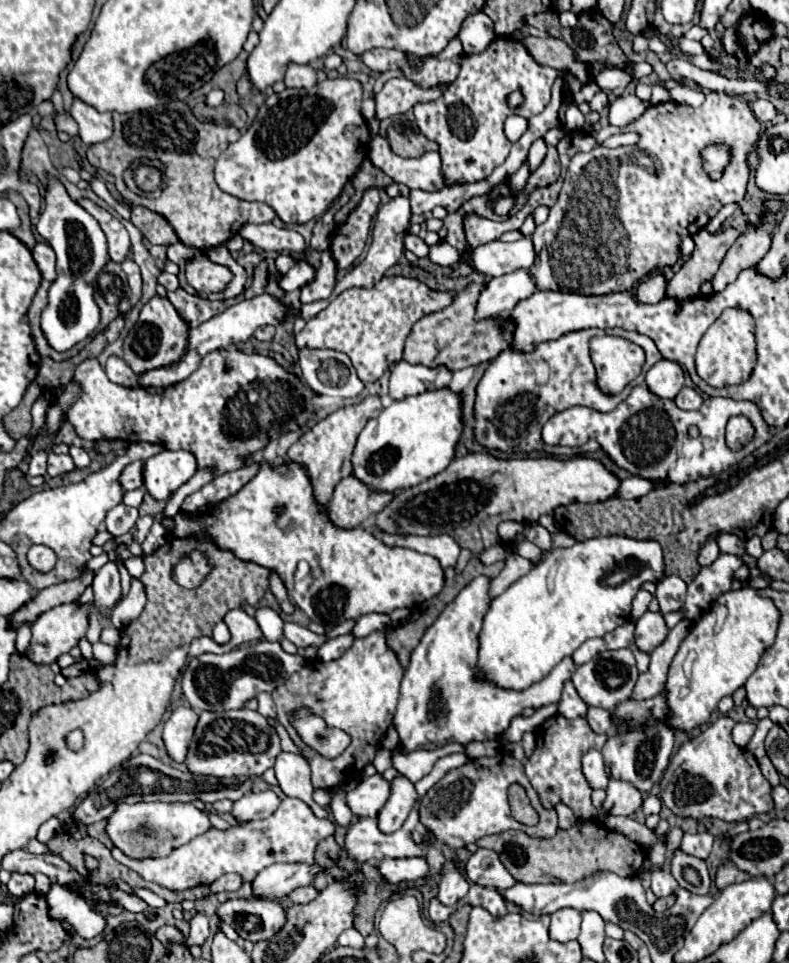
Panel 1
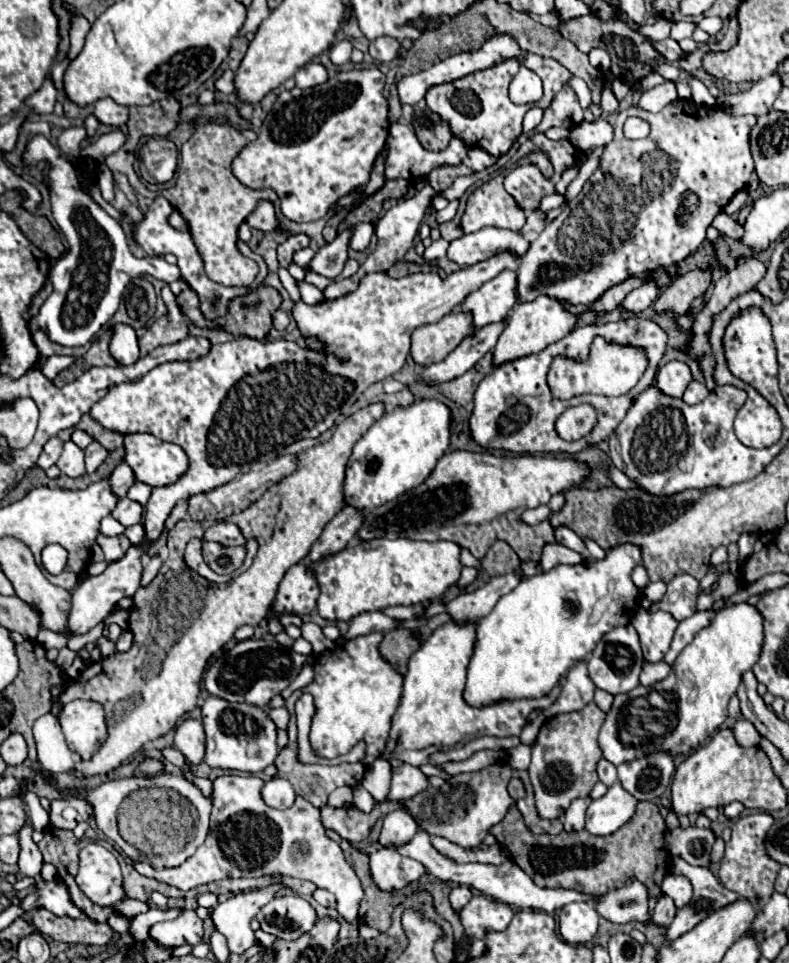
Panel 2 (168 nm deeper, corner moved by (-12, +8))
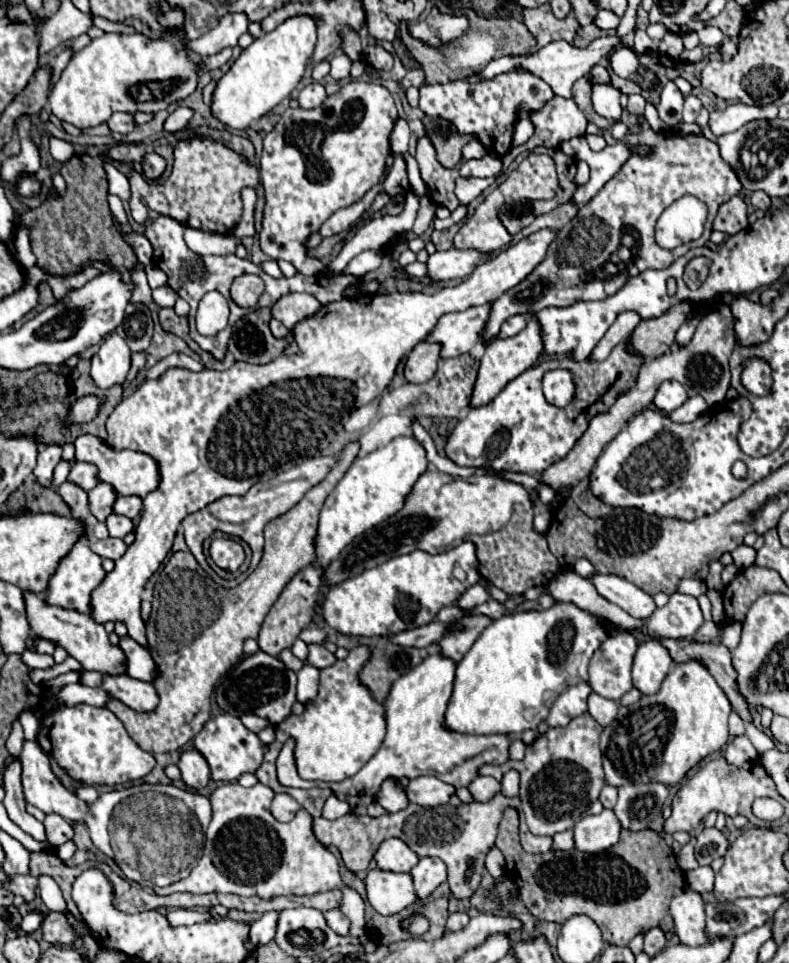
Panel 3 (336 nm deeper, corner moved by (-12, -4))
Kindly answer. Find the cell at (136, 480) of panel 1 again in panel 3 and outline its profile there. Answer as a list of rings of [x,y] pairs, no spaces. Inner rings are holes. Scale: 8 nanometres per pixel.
[[[98,483],[90,493],[88,493],[88,499],[90,499],[90,513],[98,519],[98,521],[104,521],[110,513],[112,513],[112,505],[116,501],[116,493],[110,485],[106,483]]]

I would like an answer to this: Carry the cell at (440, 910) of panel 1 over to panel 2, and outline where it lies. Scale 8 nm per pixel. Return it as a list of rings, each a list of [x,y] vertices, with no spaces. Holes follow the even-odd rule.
[[[476,895],[472,901],[460,911],[460,921],[468,939],[482,939],[488,929],[504,931],[514,917],[514,909],[510,905],[500,905],[500,901],[492,901],[490,897]]]

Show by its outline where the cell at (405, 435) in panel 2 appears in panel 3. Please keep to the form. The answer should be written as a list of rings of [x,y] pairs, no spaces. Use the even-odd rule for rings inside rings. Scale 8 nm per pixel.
[[[414,437],[392,439],[382,449],[376,449],[374,453],[368,453],[362,459],[356,459],[342,477],[342,481],[326,497],[326,503],[320,511],[320,521],[314,541],[316,545],[314,565],[318,569],[324,569],[332,559],[340,555],[340,551],[354,537],[380,525],[380,521],[388,519],[392,513],[398,513],[412,485],[426,471],[426,467],[428,467],[426,451]]]

